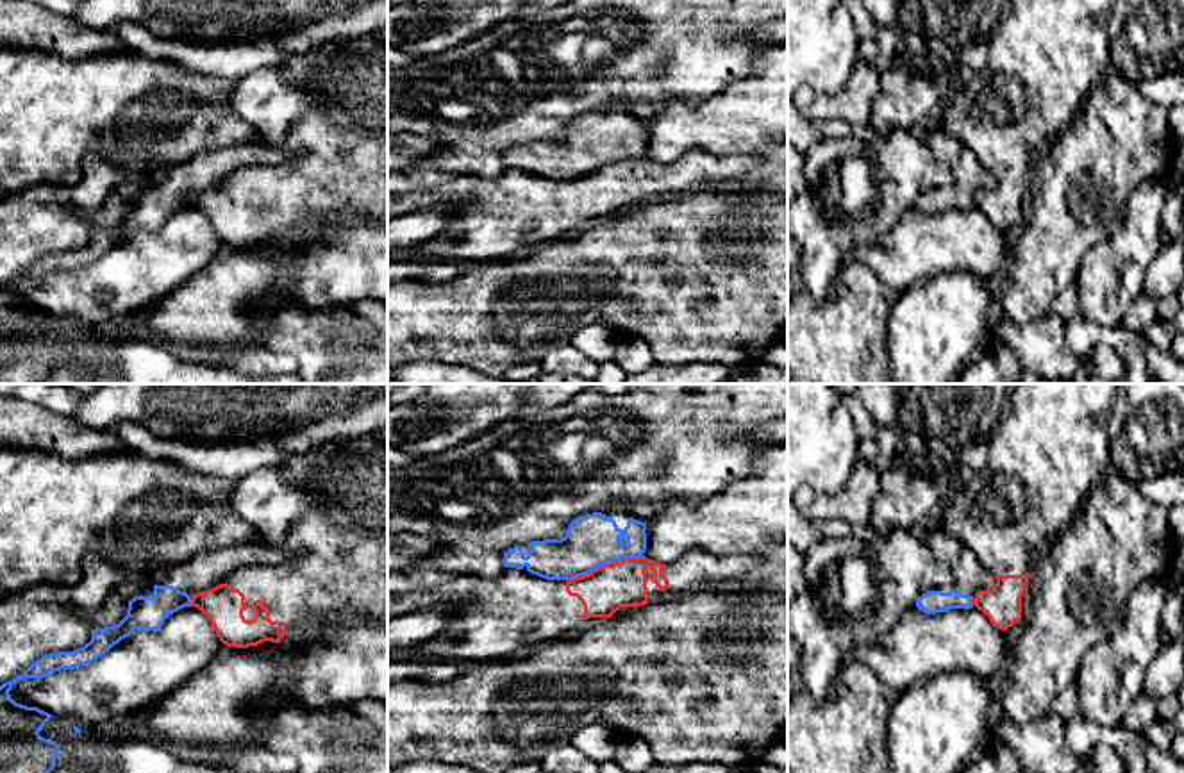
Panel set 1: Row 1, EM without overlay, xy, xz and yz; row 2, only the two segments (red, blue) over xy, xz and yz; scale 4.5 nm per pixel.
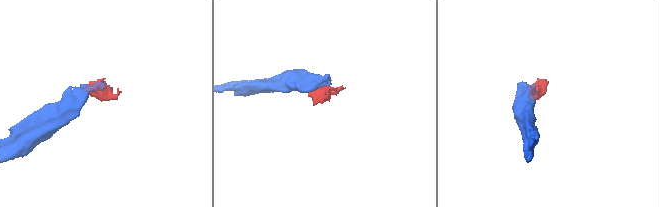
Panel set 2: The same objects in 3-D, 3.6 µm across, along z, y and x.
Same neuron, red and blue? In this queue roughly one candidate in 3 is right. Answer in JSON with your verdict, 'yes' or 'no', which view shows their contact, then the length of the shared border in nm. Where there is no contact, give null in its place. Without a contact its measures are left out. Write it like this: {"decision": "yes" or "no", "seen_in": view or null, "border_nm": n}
{"decision": "no", "seen_in": "xz", "border_nm": 360}

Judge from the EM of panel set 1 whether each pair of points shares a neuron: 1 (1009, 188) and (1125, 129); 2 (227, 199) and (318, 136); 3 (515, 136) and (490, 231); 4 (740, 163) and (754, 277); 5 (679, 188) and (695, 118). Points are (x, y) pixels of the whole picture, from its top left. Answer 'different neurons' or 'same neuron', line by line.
1: different neurons
2: same neuron
3: different neurons
4: different neurons
5: different neurons

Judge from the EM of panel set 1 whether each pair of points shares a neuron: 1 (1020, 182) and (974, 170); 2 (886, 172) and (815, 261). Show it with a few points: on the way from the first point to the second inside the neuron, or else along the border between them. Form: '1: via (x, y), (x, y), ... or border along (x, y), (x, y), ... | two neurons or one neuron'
1: border along (974, 157), (983, 168) | two neurons
2: via (886, 199), (886, 206), (863, 229), (842, 234) | one neuron

